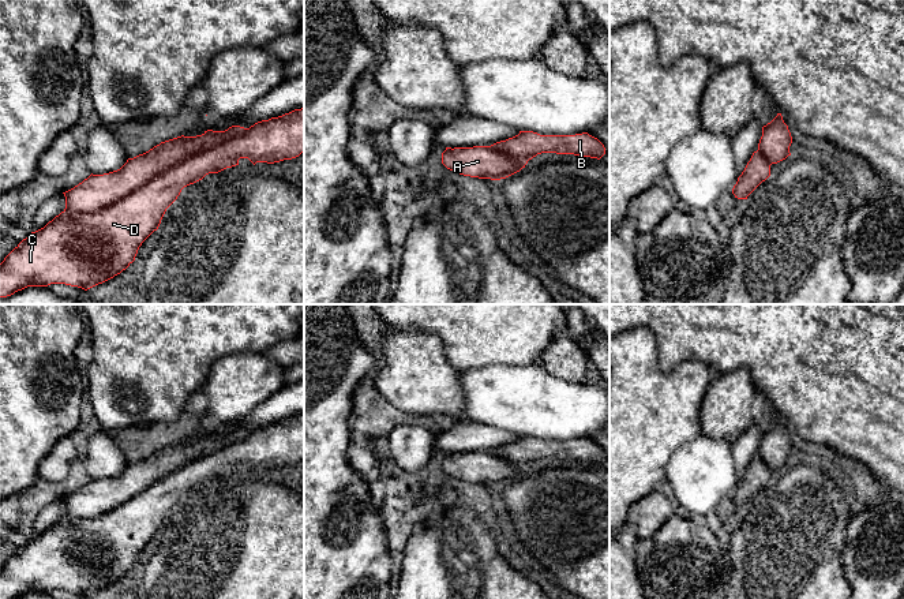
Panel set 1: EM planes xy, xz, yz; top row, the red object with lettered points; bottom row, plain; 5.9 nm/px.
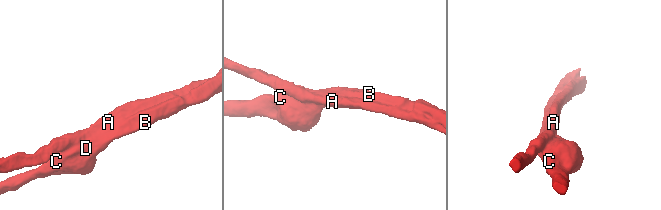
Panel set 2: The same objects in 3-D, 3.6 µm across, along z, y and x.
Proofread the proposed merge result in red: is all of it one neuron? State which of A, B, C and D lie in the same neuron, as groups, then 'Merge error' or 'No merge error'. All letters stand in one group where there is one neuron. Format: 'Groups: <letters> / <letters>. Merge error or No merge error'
Groups: A / B C D. Merge error

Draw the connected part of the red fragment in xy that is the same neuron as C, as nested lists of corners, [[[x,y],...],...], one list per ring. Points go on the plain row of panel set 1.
[[[304,413],[258,427],[245,438],[190,461],[101,517],[82,520],[61,517],[44,534],[23,544],[0,569],[0,599],[15,599],[27,592],[50,589],[65,589],[87,596],[102,589],[135,566],[139,553],[158,535],[166,514],[184,493],[209,479],[239,471],[240,464],[248,464],[254,471],[274,469],[296,464],[301,458],[304,458]]]

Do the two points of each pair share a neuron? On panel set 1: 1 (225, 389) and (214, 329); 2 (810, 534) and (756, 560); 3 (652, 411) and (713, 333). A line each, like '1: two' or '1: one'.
1: two
2: one
3: two

